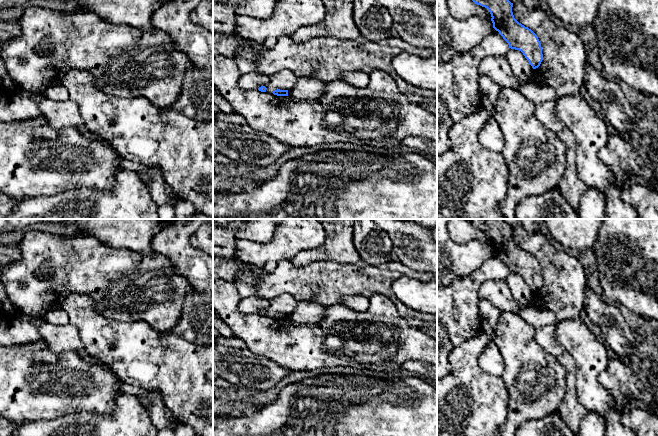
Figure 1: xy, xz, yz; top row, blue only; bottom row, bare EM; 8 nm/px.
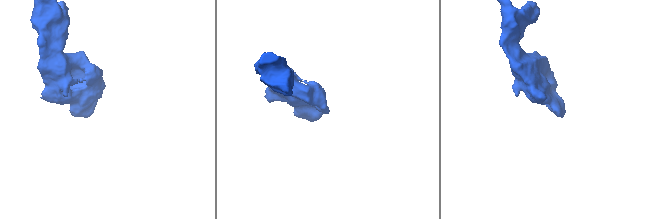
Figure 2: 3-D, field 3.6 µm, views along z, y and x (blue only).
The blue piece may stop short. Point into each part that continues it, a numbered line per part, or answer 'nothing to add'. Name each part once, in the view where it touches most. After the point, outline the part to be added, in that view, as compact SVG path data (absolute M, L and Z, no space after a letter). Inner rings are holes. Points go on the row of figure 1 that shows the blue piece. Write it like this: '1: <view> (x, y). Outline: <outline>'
nothing to add

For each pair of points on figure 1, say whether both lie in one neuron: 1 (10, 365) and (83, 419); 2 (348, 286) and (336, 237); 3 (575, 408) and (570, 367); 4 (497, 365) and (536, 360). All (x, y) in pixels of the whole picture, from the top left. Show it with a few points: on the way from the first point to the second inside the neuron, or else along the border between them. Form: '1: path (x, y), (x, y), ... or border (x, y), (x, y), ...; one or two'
1: border (98, 413), (71, 412), (52, 419); two
2: border (319, 259), (332, 259), (340, 262), (360, 261); two
3: path (571, 398), (570, 377); one
4: border (494, 342), (503, 361), (501, 376); two

